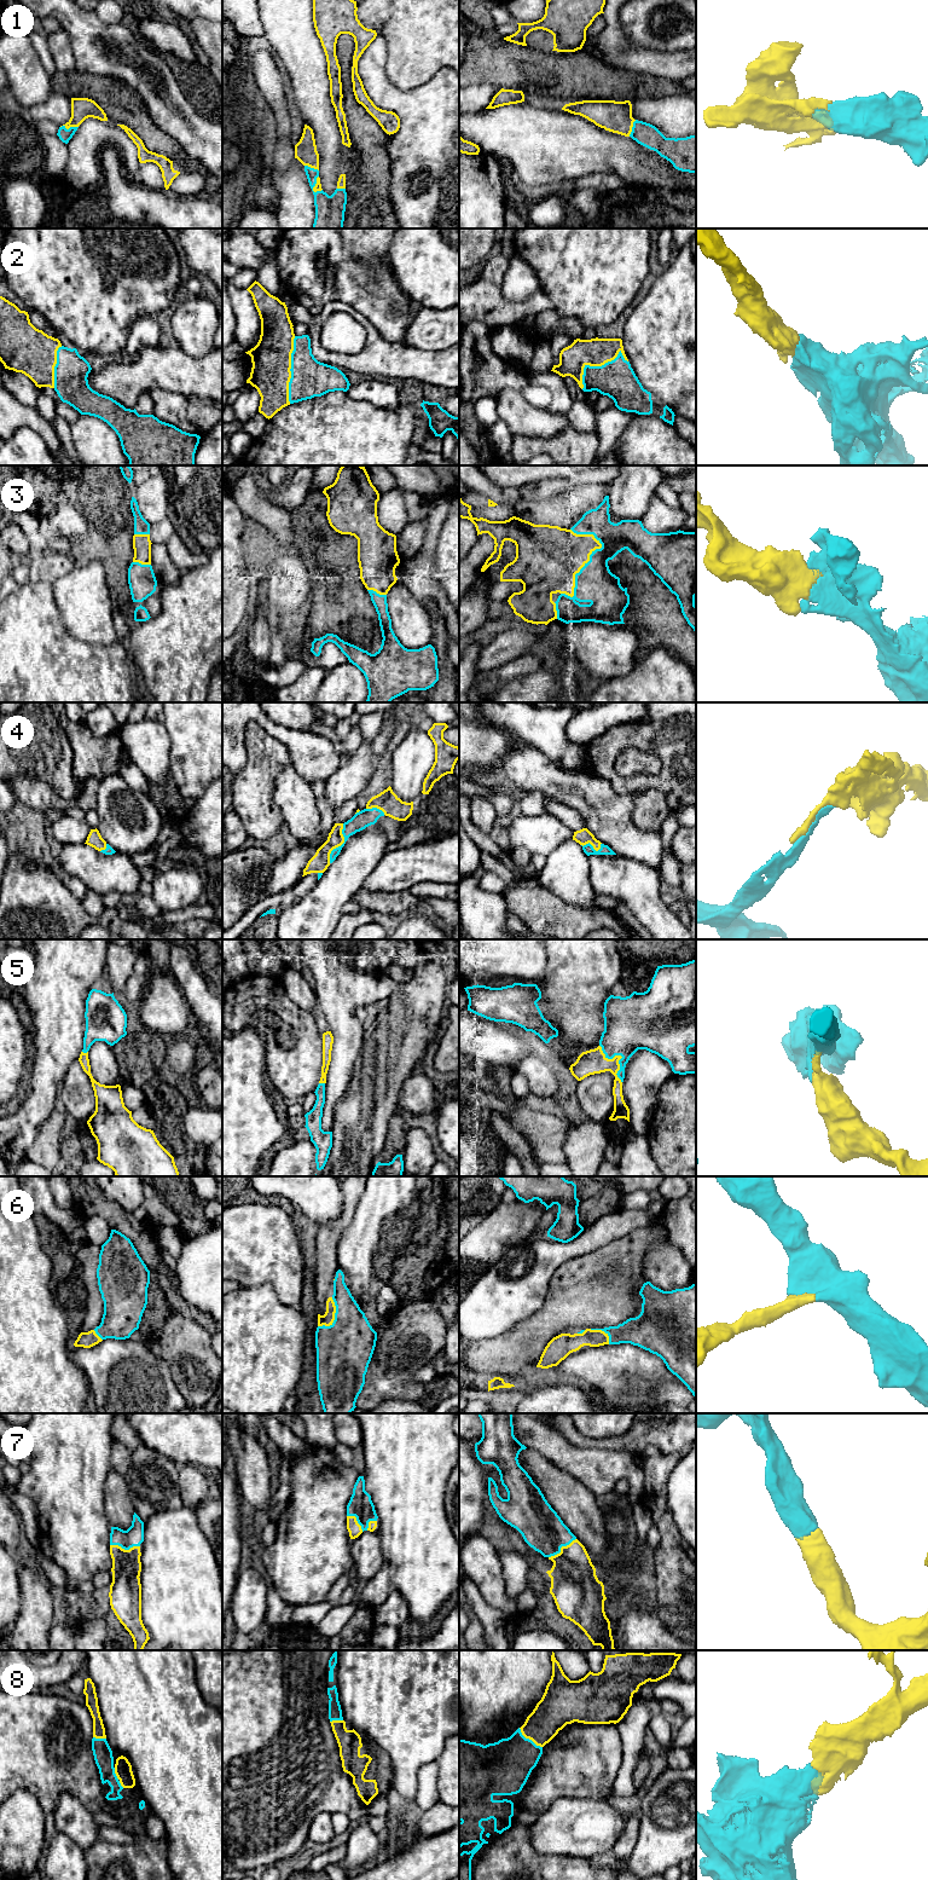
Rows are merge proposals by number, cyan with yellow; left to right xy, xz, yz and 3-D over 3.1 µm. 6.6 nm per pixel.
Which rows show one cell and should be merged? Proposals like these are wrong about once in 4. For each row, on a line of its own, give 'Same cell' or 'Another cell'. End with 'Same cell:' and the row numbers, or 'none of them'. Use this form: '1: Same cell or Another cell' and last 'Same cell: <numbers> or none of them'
1: Same cell
2: Same cell
3: Same cell
4: Same cell
5: Same cell
6: Same cell
7: Same cell
8: Same cell
Same cell: 1, 2, 3, 4, 5, 6, 7, 8

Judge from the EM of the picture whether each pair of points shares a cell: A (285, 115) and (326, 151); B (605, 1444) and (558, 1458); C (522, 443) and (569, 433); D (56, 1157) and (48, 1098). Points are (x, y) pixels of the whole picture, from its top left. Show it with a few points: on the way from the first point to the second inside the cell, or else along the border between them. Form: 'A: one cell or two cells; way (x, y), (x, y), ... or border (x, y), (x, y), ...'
A: two cells; border (289, 99), (294, 113)
B: two cells; border (566, 1439), (575, 1447), (599, 1447), (620, 1451)
C: one cell; way (534, 445), (557, 445)
D: two cells; border (59, 1103), (40, 1127), (35, 1138)

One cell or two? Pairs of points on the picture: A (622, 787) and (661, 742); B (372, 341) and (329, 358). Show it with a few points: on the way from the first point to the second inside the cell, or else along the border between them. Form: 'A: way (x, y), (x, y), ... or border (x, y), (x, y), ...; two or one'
A: way (609, 767), (609, 756), (625, 740), (641, 740); one
B: way (365, 353), (359, 359), (341, 359); one

